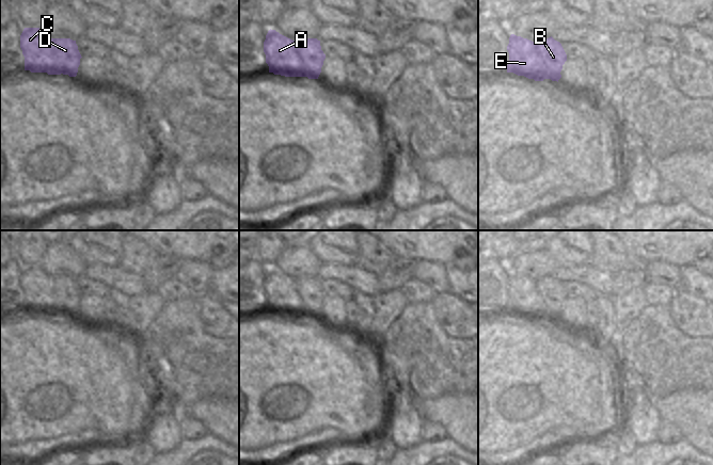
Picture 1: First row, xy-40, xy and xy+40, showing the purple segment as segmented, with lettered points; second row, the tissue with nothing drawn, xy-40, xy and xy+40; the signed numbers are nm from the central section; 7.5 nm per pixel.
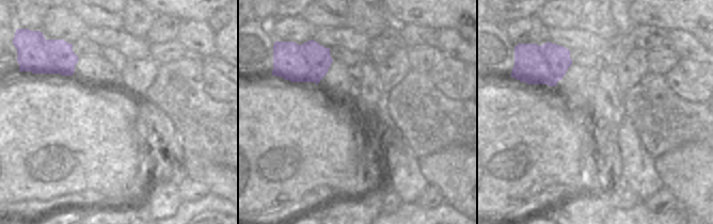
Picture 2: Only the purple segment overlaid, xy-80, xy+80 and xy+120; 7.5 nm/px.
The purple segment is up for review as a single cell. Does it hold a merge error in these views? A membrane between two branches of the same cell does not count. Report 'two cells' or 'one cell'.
one cell

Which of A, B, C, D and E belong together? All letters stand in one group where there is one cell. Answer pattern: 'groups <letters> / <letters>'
groups A B C D E

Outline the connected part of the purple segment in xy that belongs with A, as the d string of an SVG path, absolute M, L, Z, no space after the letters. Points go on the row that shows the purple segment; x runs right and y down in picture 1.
M269 30L264 42L269 73L285 77L318 79L326 54L317 38L292 41Z

